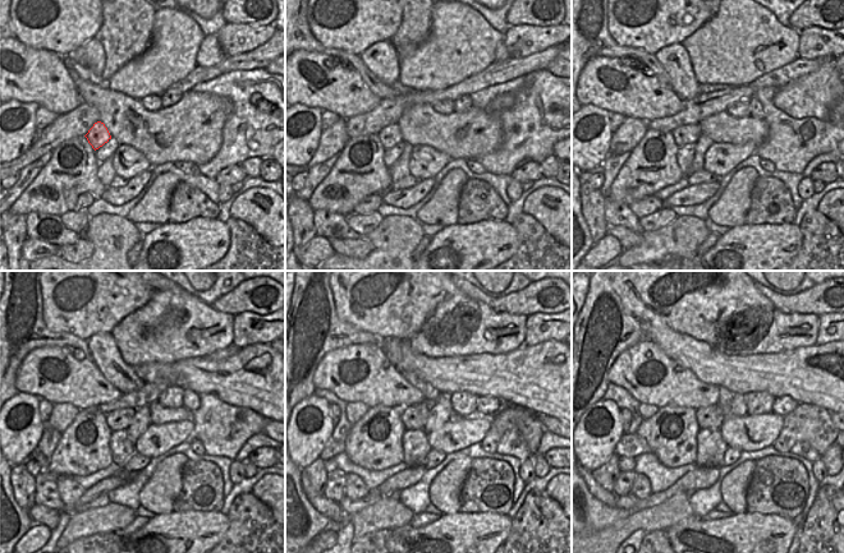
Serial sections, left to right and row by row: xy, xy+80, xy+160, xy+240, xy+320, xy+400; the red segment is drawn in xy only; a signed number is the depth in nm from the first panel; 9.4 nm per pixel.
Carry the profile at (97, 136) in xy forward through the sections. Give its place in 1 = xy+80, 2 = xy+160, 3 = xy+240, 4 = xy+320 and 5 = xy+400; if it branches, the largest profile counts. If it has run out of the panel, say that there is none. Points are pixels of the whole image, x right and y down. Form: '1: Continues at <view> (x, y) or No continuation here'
1: Continues at xy+80 (390, 136)
2: Continues at xy+160 (689, 133)
3: Continues at xy+240 (120, 419)
4: Continues at xy+320 (418, 414)
5: Continues at xy+400 (707, 418).

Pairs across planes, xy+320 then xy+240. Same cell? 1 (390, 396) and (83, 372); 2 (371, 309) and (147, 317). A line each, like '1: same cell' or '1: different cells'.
1: same cell
2: different cells

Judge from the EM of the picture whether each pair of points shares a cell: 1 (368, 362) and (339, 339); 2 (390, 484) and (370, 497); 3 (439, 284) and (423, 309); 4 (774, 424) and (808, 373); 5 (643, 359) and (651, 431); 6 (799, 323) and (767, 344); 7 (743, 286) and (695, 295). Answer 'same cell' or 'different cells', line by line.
1: different cells
2: different cells
3: same cell
4: different cells
5: different cells
6: same cell
7: same cell

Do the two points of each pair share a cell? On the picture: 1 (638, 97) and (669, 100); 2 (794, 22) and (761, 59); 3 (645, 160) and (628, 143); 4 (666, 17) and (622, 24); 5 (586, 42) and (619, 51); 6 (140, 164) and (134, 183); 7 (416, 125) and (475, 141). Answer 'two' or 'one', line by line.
1: one
2: two
3: two
4: one
5: one
6: two
7: one

